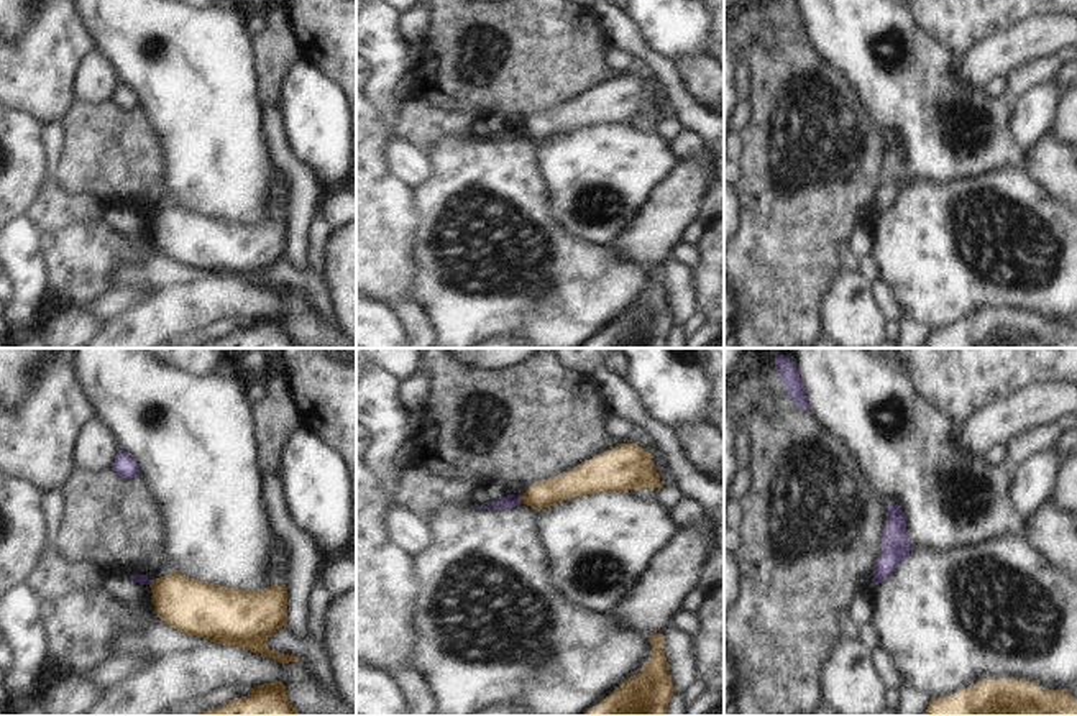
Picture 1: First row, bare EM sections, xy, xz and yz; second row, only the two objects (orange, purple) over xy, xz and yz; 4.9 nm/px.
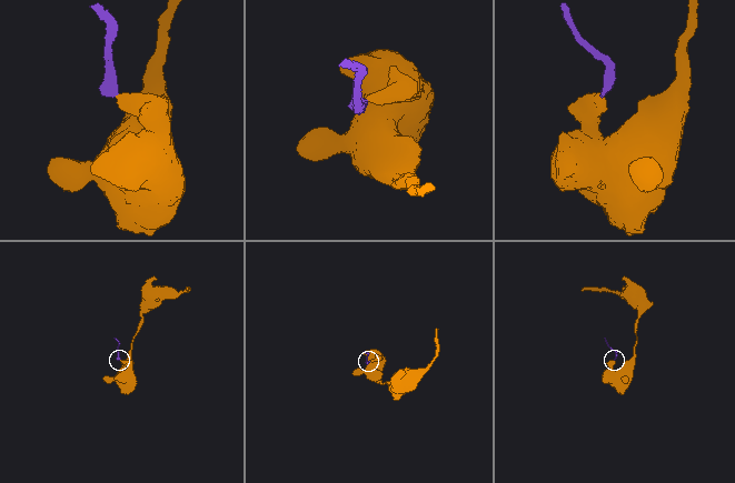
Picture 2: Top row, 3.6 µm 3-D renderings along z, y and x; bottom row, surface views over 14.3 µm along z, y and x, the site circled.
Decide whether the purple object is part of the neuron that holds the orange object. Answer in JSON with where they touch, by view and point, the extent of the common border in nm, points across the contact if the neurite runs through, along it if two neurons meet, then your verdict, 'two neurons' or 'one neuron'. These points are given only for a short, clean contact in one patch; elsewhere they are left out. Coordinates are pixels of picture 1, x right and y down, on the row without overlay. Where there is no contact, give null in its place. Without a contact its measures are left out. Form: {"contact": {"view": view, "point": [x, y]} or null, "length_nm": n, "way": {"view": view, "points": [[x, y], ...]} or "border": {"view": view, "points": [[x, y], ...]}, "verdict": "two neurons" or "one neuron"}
{"contact": {"view": "xz", "point": [521, 132]}, "length_nm": 40, "border": {"view": "xz", "points": [[517, 128], [522, 133]]}, "verdict": "two neurons"}

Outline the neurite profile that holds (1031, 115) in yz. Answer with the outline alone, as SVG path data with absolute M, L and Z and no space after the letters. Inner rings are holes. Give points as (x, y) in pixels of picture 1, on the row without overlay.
M1049 82L1011 100L1008 138L1018 149L1028 153L1046 136L1059 97L1059 89Z

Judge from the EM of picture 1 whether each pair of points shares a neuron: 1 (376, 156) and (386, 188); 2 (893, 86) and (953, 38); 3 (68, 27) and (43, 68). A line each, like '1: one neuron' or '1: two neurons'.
1: one neuron
2: two neurons
3: one neuron

